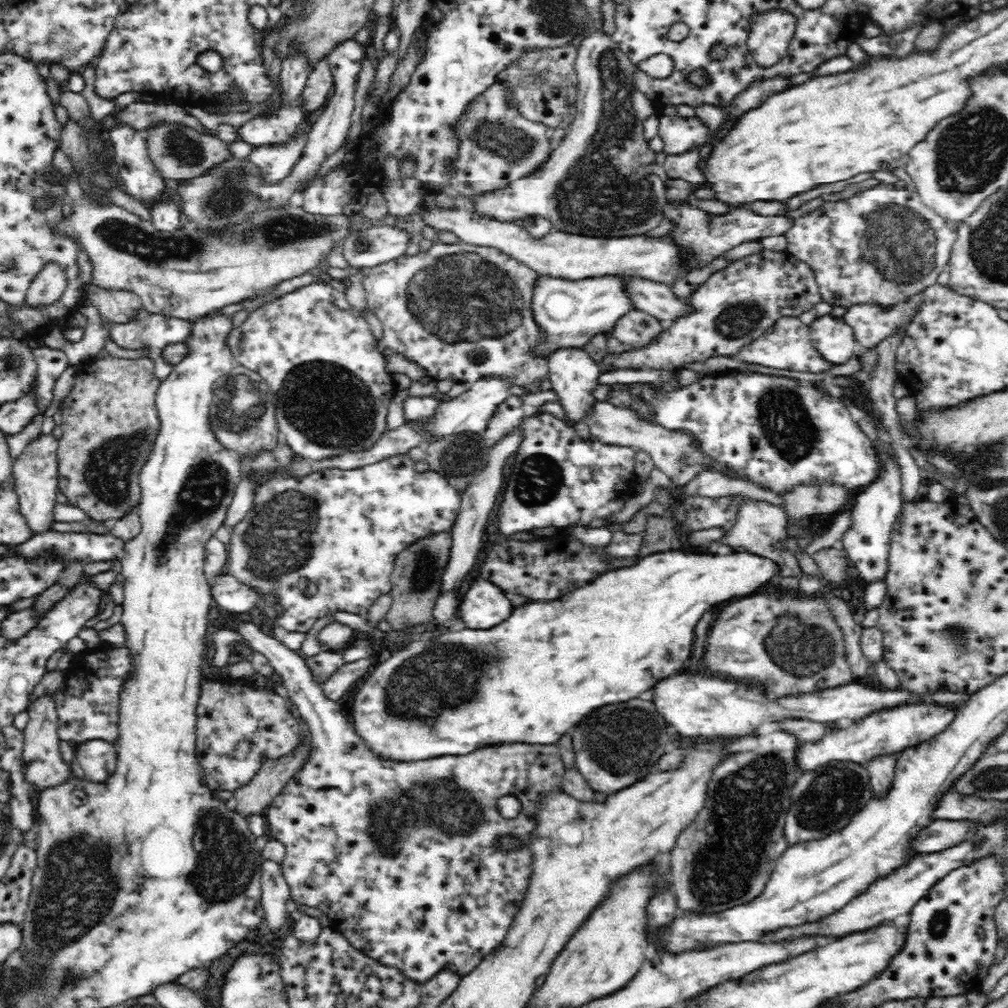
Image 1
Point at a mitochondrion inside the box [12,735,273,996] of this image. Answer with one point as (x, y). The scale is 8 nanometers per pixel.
(224, 860)

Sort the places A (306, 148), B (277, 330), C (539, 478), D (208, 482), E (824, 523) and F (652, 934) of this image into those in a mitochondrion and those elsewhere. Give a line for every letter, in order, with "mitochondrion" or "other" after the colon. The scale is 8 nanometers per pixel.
A: other
B: other
C: mitochondrion
D: mitochondrion
E: other
F: other

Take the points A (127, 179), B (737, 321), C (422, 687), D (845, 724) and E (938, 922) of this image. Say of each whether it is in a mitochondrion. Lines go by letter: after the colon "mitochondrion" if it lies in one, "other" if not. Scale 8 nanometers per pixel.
A: other
B: mitochondrion
C: mitochondrion
D: other
E: mitochondrion

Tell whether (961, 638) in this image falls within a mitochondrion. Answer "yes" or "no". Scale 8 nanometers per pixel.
yes

